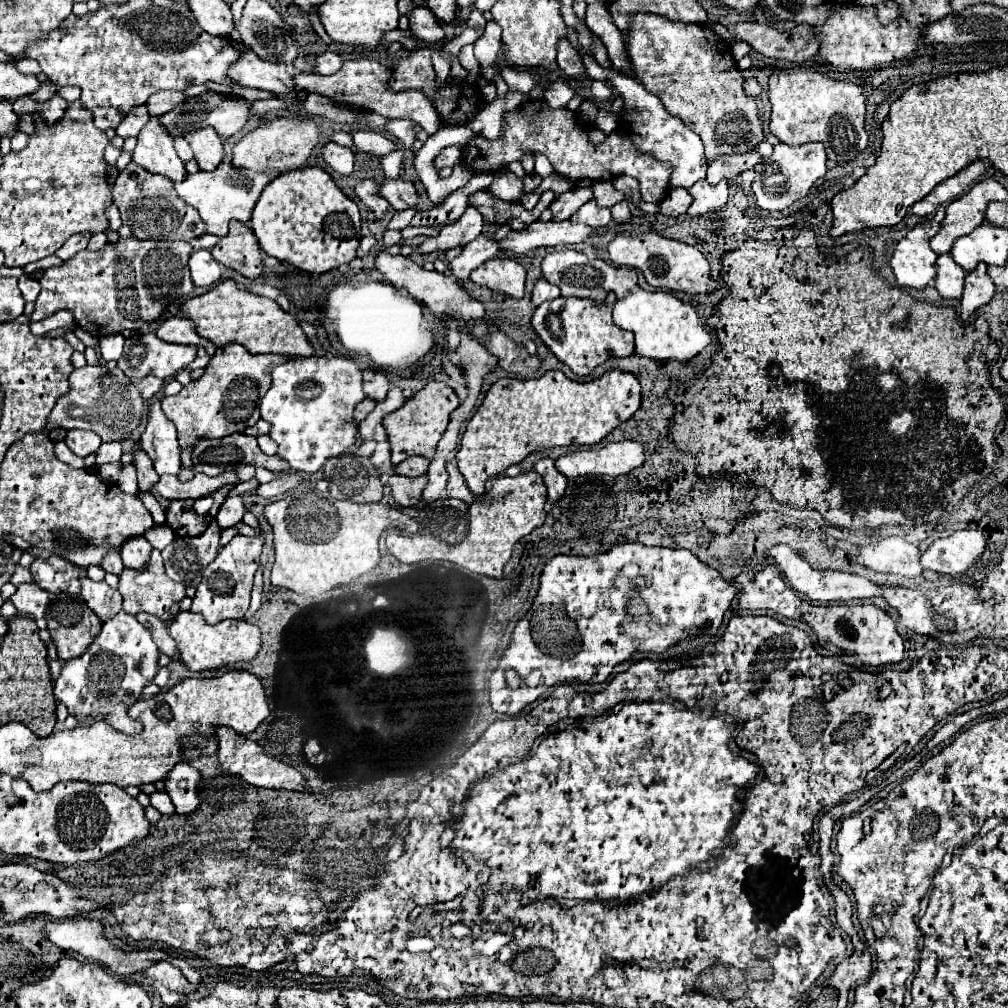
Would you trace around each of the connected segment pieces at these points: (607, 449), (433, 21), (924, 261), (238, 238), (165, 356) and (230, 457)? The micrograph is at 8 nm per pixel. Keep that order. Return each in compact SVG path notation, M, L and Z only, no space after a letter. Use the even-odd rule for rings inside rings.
M619 440L611 442L603 448L581 448L569 454L563 454L555 460L555 468L567 476L583 476L583 474L603 474L603 476L621 476L629 470L641 466L645 460L643 446L635 440Z
M415 6L409 14L409 30L415 38L425 40L427 44L437 44L445 38L441 24L437 22L437 18L433 16L433 12L429 8L423 6Z
M939 208L927 222L915 224L903 240L897 242L889 266L897 284L911 288L925 288L935 278L937 254L931 252L929 240L937 232L939 222L945 216L945 208Z
M233 220L229 224L229 234L223 236L211 252L217 262L241 272L247 278L257 278L263 272L259 242L255 240L251 228L243 222Z
M149 332L125 340L125 350L117 366L131 382L137 382L149 374L165 380L187 368L195 360L195 356L197 348L191 348L187 344L167 344L165 340L159 340L153 332Z
M235 432L231 436L225 436L225 438L203 438L203 440L197 440L195 442L195 448L191 452L191 458L193 458L193 468L183 468L179 470L177 478L181 482L187 482L191 480L193 474L197 472L203 472L207 476L217 476L221 472L227 472L227 470L233 470L239 462L241 464L253 464L253 466L263 466L267 470L273 470L273 472L285 472L289 470L289 464L287 460L283 460L281 456L267 456L261 452L261 448L257 446L257 438L253 436L247 436L247 434L241 434L241 432Z

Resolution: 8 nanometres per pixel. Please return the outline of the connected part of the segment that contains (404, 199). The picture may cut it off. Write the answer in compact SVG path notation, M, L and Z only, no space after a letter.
M383 178L379 184L379 192L383 192L383 196L393 206L393 210L405 210L405 208L417 206L419 202L413 182L403 178L395 178L395 180Z

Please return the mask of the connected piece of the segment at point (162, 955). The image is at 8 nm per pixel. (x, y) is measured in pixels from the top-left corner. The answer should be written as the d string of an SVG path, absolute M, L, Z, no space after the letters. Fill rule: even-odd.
M83 918L83 920L63 920L63 922L55 922L55 920L43 920L43 928L41 928L41 934L55 946L59 946L61 950L73 950L77 954L81 954L83 958L91 960L91 962L99 962L99 964L105 964L107 968L111 968L113 974L117 976L127 976L127 974L133 974L133 972L141 972L145 970L151 962L165 961L171 962L173 966L177 966L183 976L191 982L191 984L199 984L201 982L201 976L199 972L189 966L185 960L181 958L175 958L163 950L131 950L131 952L125 952L117 946L113 946L107 938L105 938L105 928L99 920L93 920L93 918Z

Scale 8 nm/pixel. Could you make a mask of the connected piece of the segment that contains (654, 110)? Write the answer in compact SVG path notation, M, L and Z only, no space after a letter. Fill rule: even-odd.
M581 54L581 60L585 64L585 70L591 78L595 80L609 80L613 84L613 88L617 90L617 94L625 100L625 108L635 112L635 114L629 114L625 116L625 120L619 124L619 128L623 130L625 136L629 136L635 146L641 150L641 152L649 152L653 154L657 160L667 160L673 164L673 172L671 172L671 180L669 180L669 186L675 188L675 186L683 186L683 188L689 188L691 184L699 182L705 178L705 168L707 168L707 160L705 160L705 152L703 152L703 142L699 140L699 136L695 132L691 132L689 128L685 128L685 124L681 120L677 120L677 116L669 114L665 108L663 108L663 102L647 92L643 88L641 82L637 82L635 78L629 78L629 76L623 76L615 70L603 70L599 64L595 64L595 58L591 54Z

